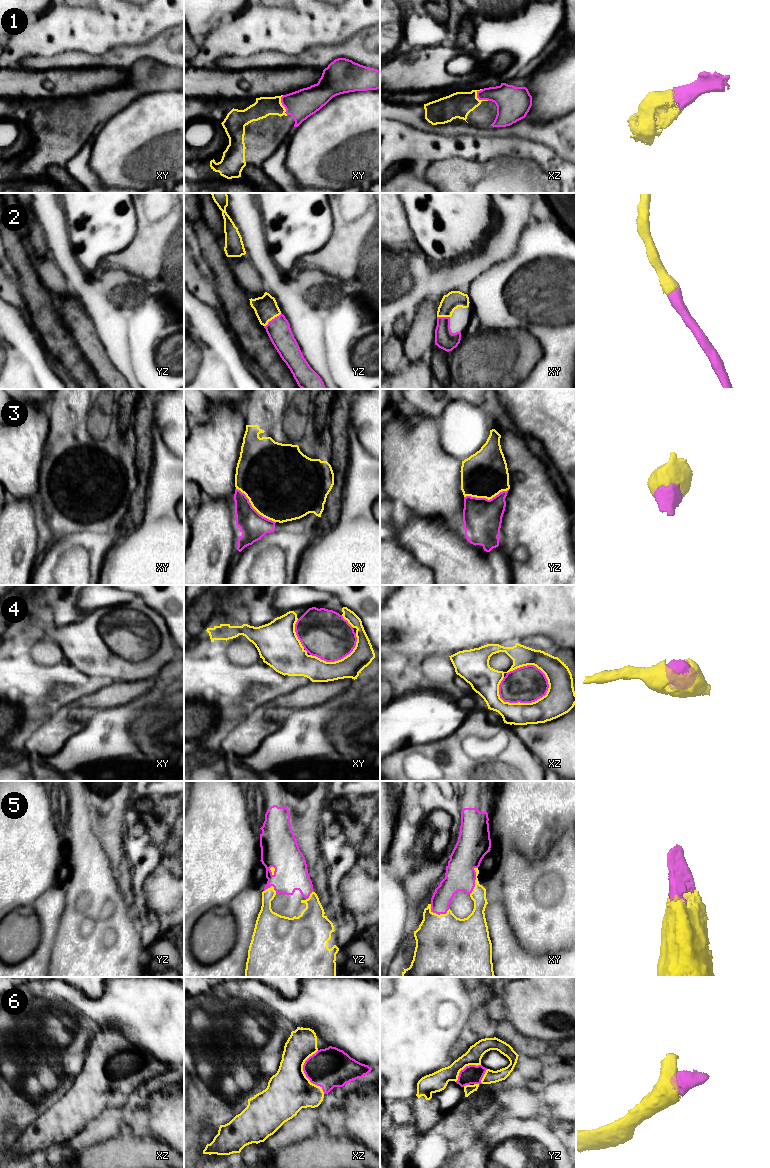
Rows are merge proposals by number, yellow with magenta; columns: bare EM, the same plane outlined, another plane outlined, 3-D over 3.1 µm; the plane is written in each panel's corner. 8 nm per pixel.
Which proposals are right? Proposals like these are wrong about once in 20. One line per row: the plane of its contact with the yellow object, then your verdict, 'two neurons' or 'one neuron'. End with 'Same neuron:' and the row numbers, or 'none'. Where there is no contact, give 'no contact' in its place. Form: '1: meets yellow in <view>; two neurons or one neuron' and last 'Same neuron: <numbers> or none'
1: meets yellow in xz; one neuron
2: meets yellow in yz; one neuron
3: meets yellow in xy; one neuron
4: meets yellow in xz; one neuron
5: meets yellow in xy; one neuron
6: meets yellow in xz; one neuron
Same neuron: 1, 2, 3, 4, 5, 6

